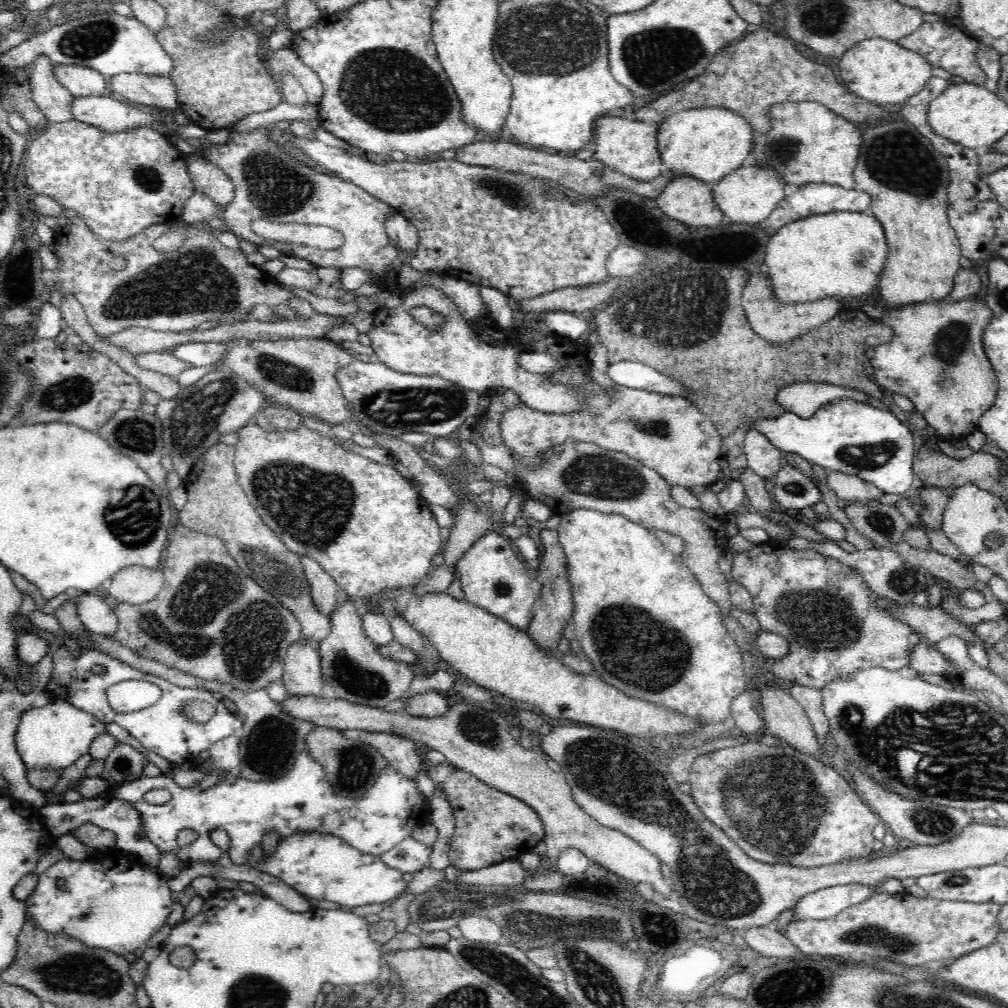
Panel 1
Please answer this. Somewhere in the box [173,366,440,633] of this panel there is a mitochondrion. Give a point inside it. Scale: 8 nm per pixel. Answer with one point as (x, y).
(313, 507)

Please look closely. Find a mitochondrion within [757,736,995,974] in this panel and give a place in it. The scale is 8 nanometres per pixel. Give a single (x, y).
(876, 937)

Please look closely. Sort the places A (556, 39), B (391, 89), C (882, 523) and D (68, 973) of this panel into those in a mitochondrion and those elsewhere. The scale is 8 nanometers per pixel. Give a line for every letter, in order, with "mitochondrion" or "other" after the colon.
A: mitochondrion
B: mitochondrion
C: mitochondrion
D: mitochondrion

